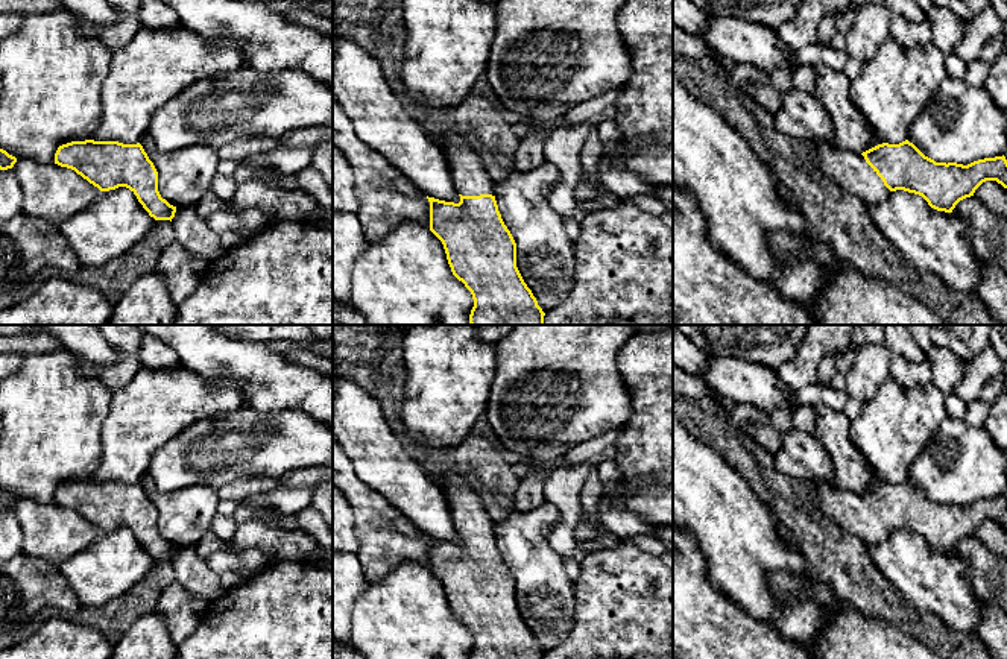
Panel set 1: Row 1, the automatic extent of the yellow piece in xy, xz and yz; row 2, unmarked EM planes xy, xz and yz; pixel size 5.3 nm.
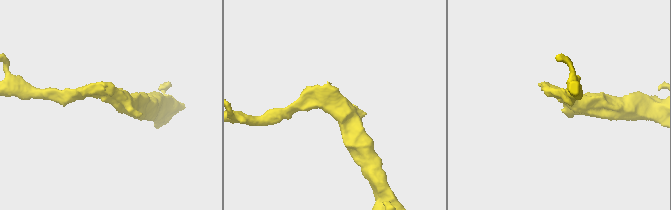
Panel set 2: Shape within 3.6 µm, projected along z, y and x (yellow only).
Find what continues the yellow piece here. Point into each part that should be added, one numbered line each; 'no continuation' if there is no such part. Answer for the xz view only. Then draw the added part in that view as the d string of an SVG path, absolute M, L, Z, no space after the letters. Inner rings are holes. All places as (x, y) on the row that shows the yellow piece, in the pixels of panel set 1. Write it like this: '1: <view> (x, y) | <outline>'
1: xz (470, 178) | M447 134L440 147L448 159L454 188L462 196L494 196L494 181L478 153L459 134Z

